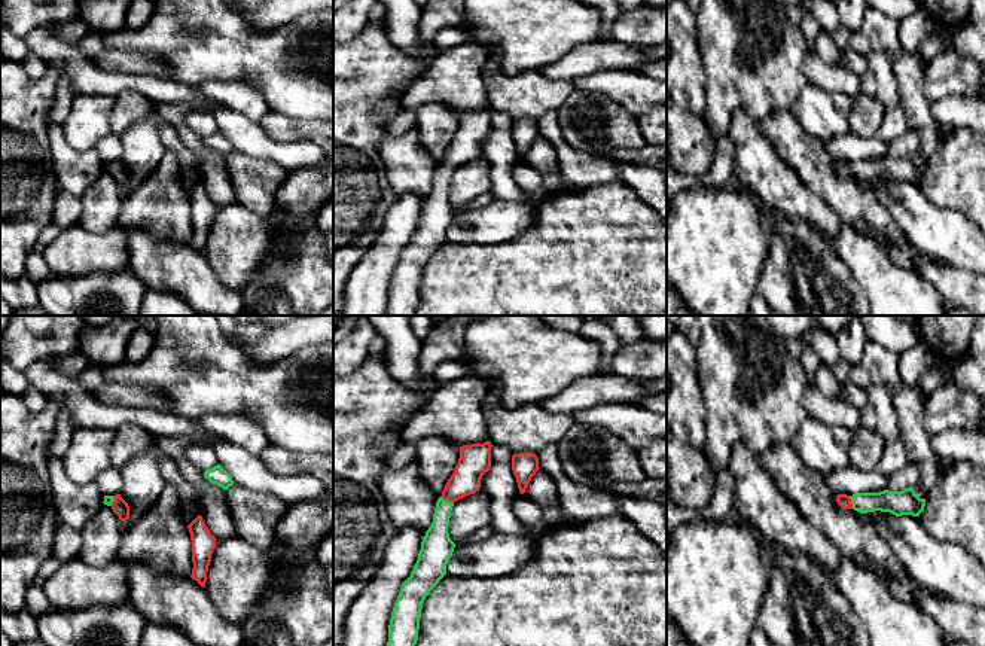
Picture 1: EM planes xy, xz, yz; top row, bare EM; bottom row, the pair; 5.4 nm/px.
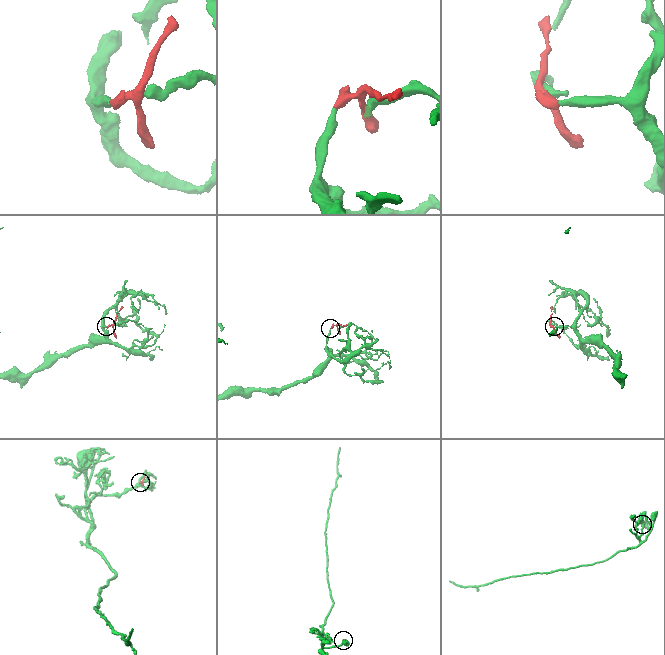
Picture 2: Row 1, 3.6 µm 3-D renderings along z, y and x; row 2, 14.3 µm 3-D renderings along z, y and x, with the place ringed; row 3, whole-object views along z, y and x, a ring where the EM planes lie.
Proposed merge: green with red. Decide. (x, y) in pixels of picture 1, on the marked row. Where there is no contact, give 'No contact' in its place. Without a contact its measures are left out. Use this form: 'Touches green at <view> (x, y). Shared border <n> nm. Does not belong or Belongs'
Touches green at xz (447, 500). Shared border 80 nm. Belongs

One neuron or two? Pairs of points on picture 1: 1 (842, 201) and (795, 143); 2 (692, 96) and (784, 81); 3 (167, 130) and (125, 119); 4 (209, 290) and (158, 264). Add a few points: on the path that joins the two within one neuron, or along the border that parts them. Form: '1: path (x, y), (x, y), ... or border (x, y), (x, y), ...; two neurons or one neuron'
1: path (831, 186), (811, 167), (810, 158); one neuron
2: border (701, 60), (704, 72), (704, 116); two neurons
3: path (156, 119), (152, 116), (136, 116); one neuron
4: path (197, 283), (180, 268), (170, 267); one neuron

